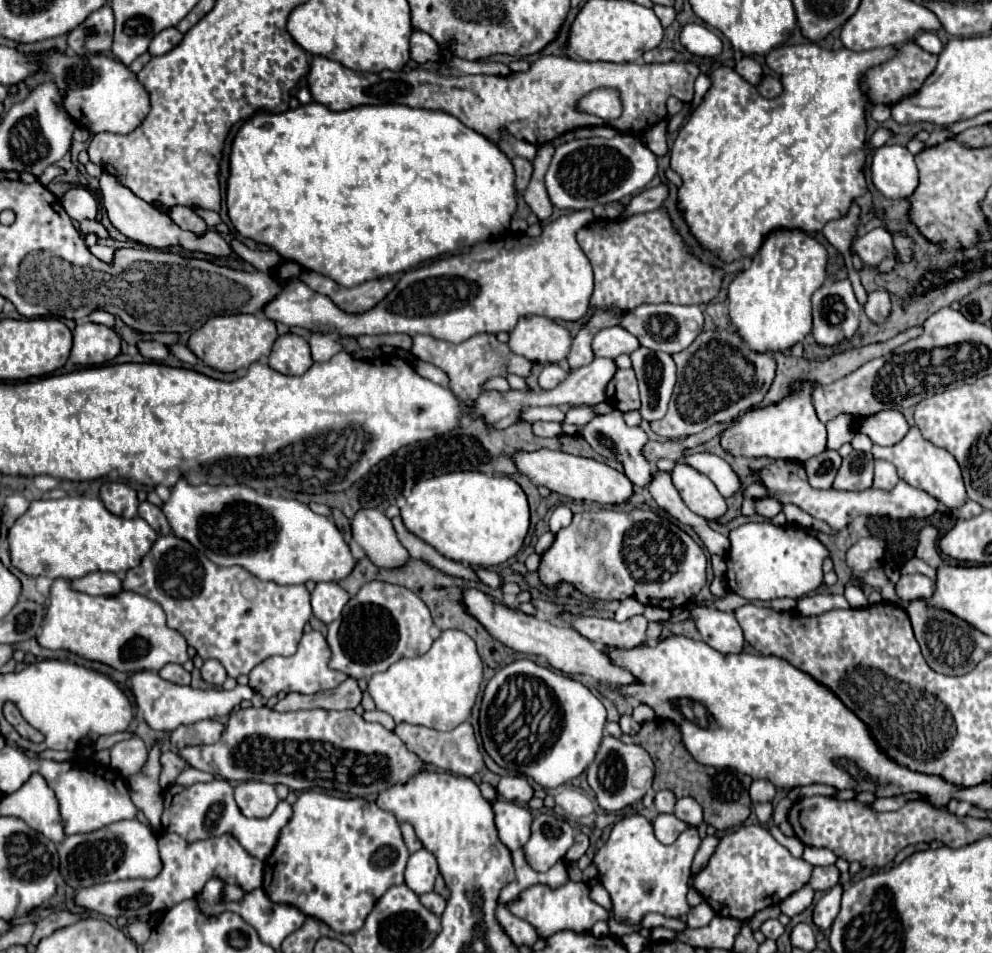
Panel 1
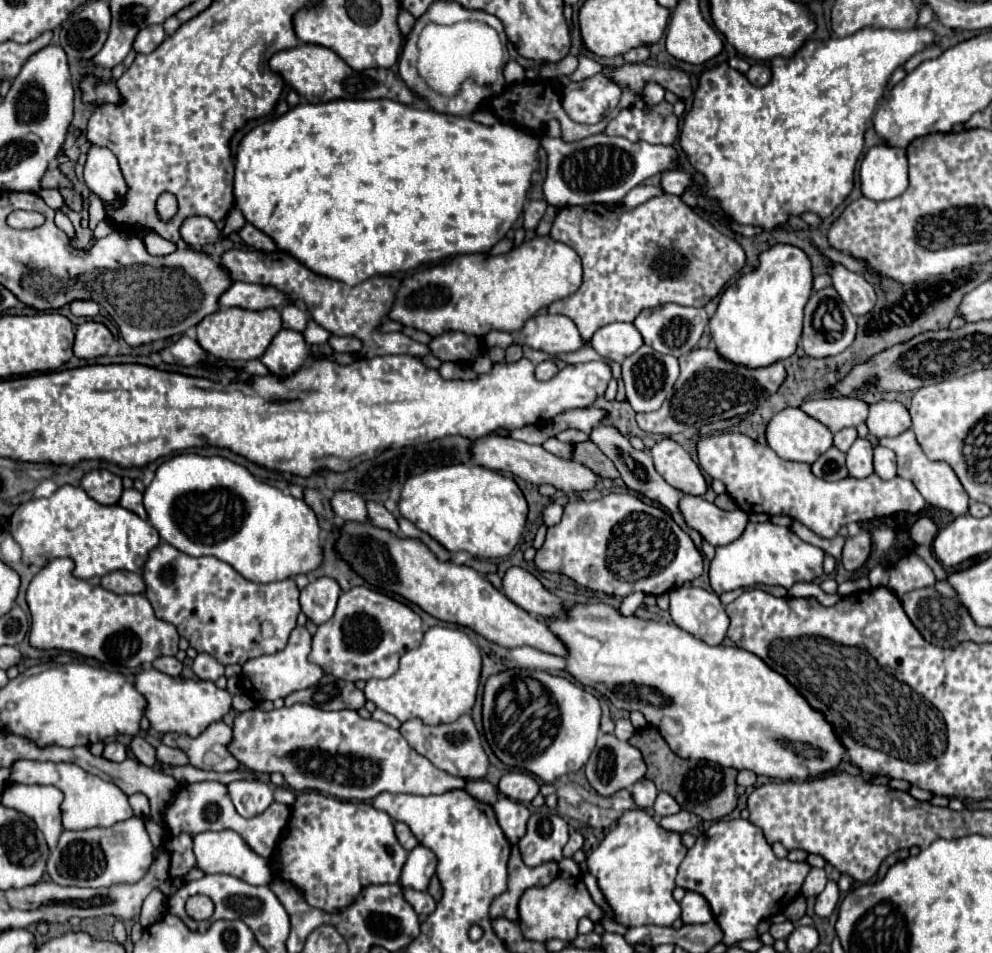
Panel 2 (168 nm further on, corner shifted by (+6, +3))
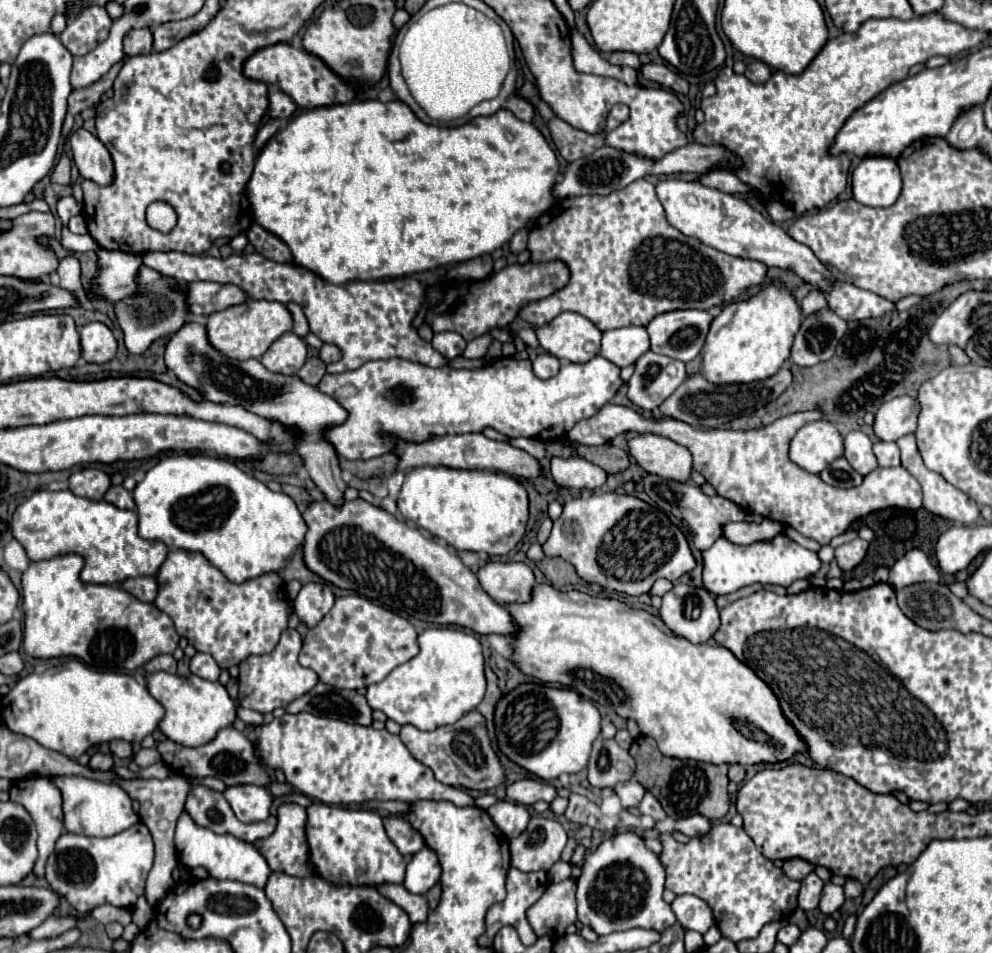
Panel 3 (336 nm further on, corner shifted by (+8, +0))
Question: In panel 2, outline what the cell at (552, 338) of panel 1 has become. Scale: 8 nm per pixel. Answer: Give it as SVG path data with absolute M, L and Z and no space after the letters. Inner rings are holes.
M540 313L528 319L518 333L518 343L546 351L550 355L572 353L586 345L576 323L570 317L548 313Z

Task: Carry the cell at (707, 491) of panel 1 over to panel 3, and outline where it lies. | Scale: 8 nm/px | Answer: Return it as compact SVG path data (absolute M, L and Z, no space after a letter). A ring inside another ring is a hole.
M642 434L630 440L630 454L650 474L666 480L688 482L692 472L692 456L688 448L658 434Z

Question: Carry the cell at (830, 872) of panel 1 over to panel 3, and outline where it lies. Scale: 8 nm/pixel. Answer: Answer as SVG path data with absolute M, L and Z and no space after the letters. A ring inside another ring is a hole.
M814 872L808 874L802 880L802 888L800 888L800 894L798 894L798 906L802 910L806 910L806 912L818 908L820 894L822 894L822 886L824 886L824 882Z

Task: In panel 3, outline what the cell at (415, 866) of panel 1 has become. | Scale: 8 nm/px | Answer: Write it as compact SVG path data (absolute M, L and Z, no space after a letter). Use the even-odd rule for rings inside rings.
M424 846L418 854L412 856L406 868L404 888L412 894L426 894L440 878L440 866L436 854Z

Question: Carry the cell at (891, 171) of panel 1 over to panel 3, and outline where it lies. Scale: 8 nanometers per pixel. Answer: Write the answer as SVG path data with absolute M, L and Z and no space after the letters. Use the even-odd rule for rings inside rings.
M870 156L862 158L858 168L852 172L854 200L864 206L886 208L892 206L902 190L900 168L894 158Z

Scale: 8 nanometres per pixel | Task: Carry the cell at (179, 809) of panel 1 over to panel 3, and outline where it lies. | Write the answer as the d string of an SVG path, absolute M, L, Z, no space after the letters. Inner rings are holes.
M198 786L190 790L184 810L190 814L190 818L194 818L194 822L198 822L198 826L208 828L216 834L232 834L250 844L268 838L276 830L276 822L278 822L276 816L268 816L262 822L244 824L234 816L224 794L210 790L206 786Z

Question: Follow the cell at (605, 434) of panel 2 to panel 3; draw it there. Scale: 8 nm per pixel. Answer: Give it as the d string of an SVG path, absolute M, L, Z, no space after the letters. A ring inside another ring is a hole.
M646 472L646 474L642 476L642 480L640 480L640 486L642 486L644 492L650 496L650 500L658 504L660 510L664 510L666 514L674 514L676 518L682 520L682 524L684 524L684 526L688 528L688 532L692 534L694 546L696 546L700 552L708 550L708 548L722 536L722 532L720 532L720 526L722 526L722 524L726 524L726 522L740 522L740 520L746 518L746 514L744 514L734 502L730 502L730 500L726 500L726 498L722 498L722 496L710 498L710 496L706 496L700 488L690 486L690 484L672 482L672 486L668 488L666 482L664 482L664 478Z

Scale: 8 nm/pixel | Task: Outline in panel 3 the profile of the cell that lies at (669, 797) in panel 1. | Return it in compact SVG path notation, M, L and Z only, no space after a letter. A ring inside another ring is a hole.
M632 778L628 782L620 782L614 788L614 792L620 796L624 808L632 808L632 806L638 806L638 802L642 800L642 794L646 794L646 788L640 782L634 782Z

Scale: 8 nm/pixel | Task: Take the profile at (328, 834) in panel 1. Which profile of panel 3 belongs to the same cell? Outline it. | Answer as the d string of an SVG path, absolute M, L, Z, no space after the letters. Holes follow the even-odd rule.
M314 802L306 808L306 838L310 864L318 876L334 886L380 886L386 882L400 884L406 872L406 860L390 842L382 816L366 808L340 808Z

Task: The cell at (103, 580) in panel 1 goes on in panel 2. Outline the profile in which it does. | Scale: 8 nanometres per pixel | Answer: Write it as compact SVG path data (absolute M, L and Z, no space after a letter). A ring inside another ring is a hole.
M114 571L100 579L100 585L112 593L144 593L146 583L142 573L132 571Z

